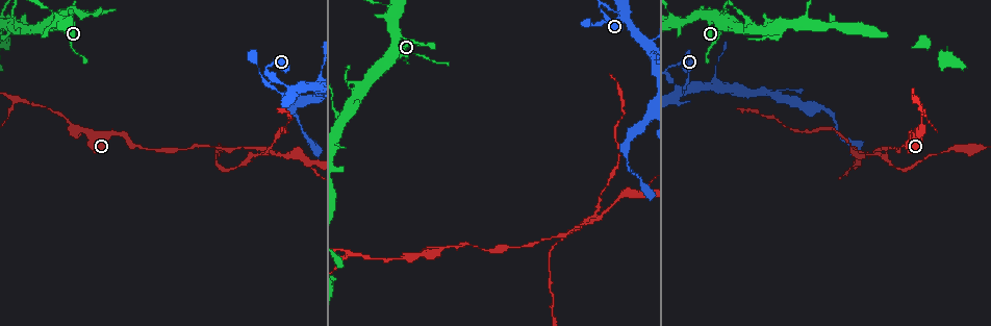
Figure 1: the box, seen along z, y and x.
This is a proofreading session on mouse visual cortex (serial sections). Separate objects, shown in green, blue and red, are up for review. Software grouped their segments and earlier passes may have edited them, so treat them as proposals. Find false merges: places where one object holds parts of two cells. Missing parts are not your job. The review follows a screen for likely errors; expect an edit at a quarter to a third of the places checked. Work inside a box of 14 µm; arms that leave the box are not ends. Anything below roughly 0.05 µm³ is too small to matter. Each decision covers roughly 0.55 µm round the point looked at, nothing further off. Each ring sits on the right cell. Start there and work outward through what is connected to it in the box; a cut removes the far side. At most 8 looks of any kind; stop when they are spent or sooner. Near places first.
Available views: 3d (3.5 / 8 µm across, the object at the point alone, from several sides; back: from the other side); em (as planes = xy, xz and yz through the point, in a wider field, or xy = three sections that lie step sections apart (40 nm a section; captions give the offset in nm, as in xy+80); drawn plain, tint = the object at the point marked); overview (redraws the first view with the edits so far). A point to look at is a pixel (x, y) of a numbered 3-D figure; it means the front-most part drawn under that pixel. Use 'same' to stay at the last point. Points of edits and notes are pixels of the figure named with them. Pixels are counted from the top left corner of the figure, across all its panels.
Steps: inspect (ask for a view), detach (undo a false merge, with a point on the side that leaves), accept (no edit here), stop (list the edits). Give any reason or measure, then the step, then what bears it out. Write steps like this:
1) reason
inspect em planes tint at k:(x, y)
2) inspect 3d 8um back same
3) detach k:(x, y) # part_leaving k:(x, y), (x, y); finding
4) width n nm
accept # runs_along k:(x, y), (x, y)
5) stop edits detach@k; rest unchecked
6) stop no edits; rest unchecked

narrows sharply
inspect 3d 3.5um at 1:(909, 133)

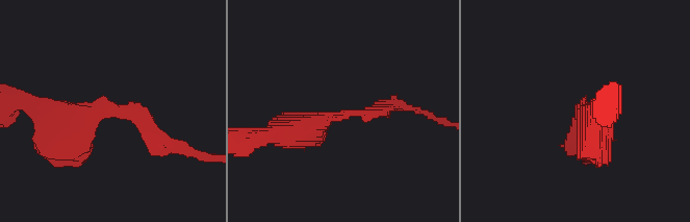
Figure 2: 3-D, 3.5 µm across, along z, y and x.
arm_widths 200, 400 nm; now the EM
inspect em xy step 2 tint at 2:(127, 108)

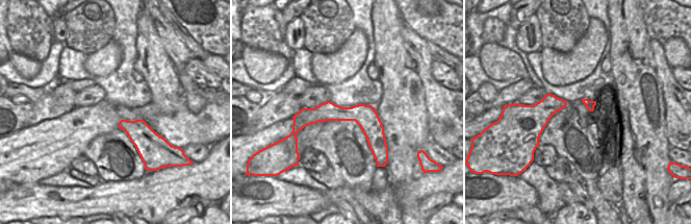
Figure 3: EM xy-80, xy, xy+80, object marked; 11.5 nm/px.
accept # runs_along 2:(306, 128), (344, 113), (412, 107); continuous, no second cell

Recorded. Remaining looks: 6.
thin neck
inspect 3d 8um back at 1:(922, 117)

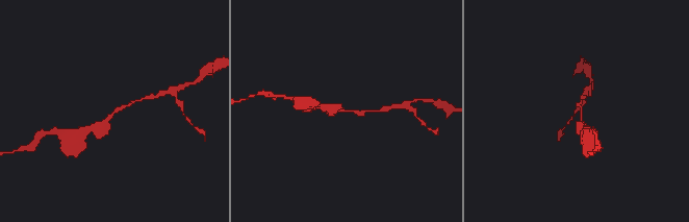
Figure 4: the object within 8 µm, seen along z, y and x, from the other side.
arm_widths 150, 300 nm; need the tissue
inspect em xy step 1 tint at 4:(341, 109)

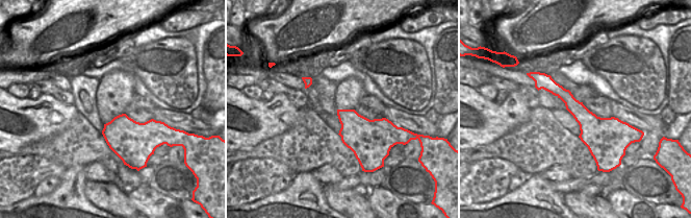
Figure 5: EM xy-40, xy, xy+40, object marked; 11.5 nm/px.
accept # runs_along 5:(538, 86), (617, 126); all the same cell

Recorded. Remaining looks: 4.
branch point
inspect 3d 3.5um at 1:(348, 256)

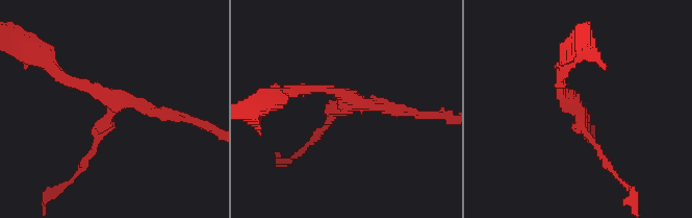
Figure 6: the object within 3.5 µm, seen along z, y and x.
arms 3; arm_widths 150, 150, 150 nm
inspect em xy step 1 tint at 6:(572, 100)

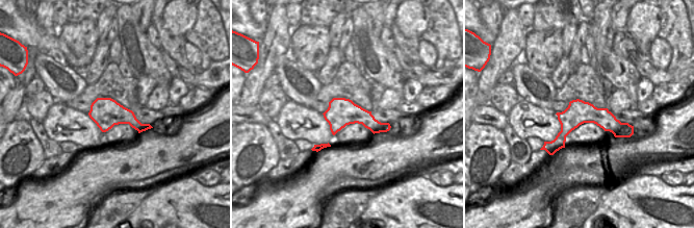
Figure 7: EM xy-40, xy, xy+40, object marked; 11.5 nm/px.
accept # runs_along 7:(622, 130), (579, 117), (548, 144); all the same cell

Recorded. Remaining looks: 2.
stop no edits; rest unchecked

